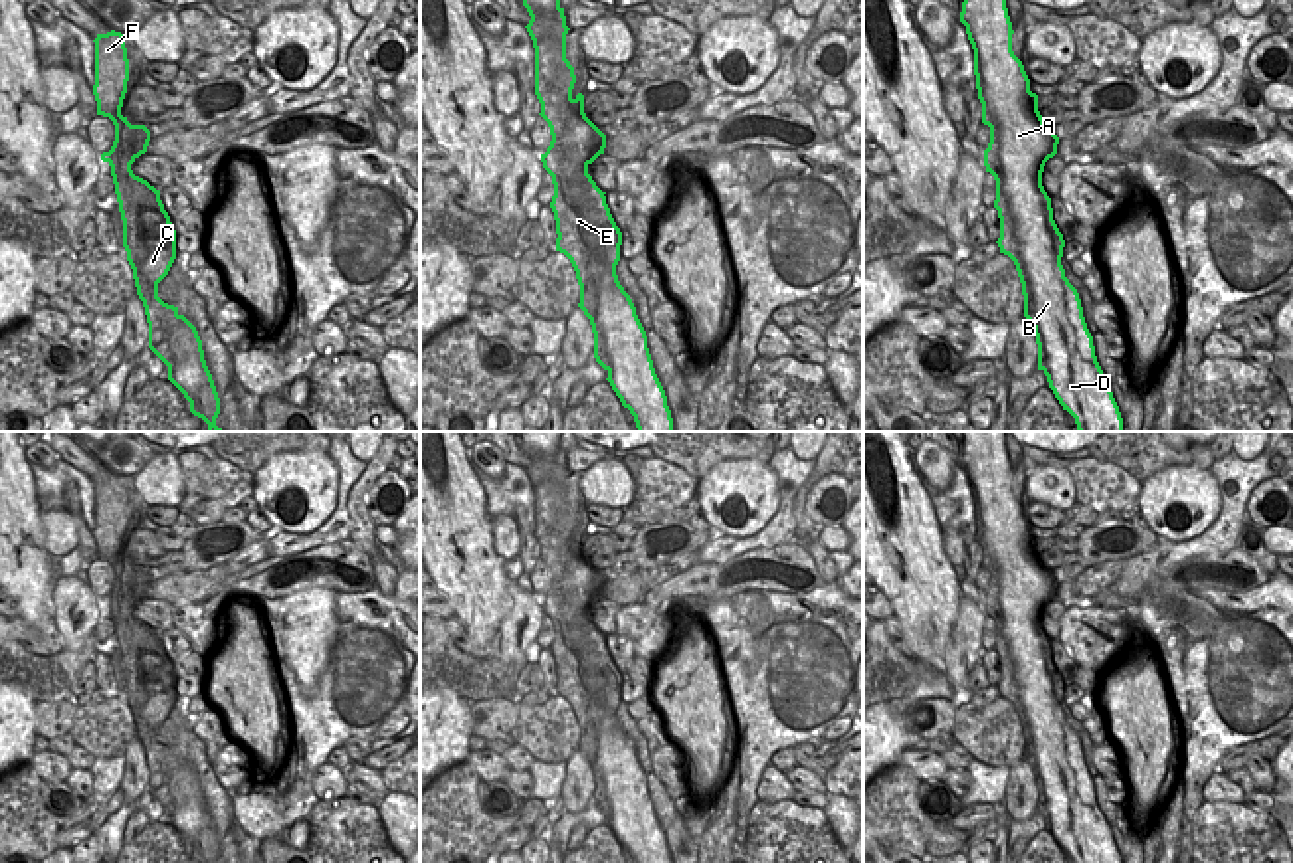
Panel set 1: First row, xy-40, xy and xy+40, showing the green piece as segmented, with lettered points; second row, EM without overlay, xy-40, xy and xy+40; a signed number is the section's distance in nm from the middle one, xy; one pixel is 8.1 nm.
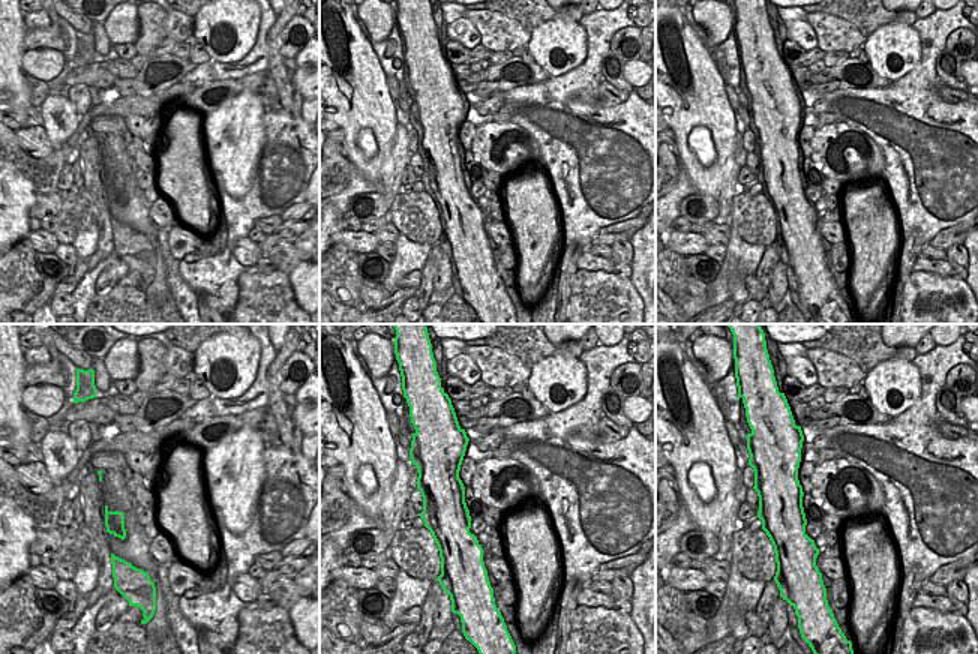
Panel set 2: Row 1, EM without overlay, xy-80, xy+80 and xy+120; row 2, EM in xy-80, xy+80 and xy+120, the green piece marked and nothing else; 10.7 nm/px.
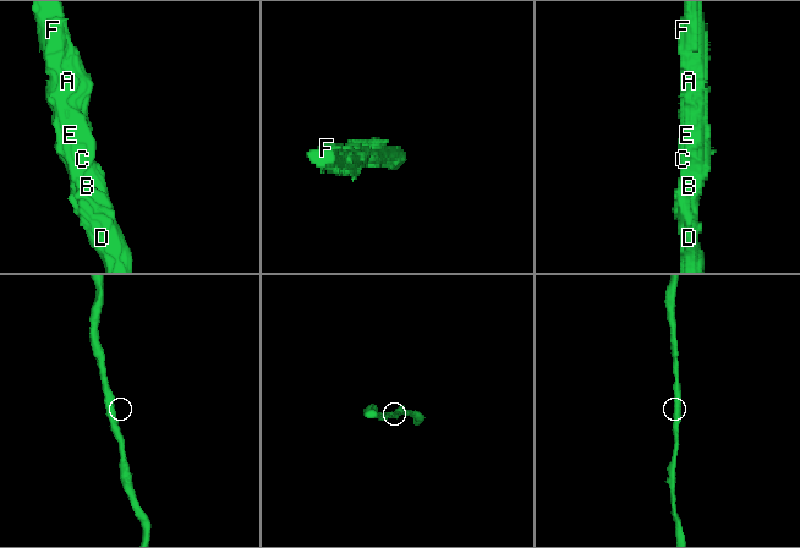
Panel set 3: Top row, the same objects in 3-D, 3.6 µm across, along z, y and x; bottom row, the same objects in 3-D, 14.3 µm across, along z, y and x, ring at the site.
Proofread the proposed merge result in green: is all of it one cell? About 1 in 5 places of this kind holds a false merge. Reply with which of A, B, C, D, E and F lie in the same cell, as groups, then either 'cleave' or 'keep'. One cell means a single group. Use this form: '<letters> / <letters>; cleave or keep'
A B C D E F; keep

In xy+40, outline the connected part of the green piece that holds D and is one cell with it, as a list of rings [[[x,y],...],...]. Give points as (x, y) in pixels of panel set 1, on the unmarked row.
[[[962,432],[962,435],[960,465],[974,493],[982,566],[990,570],[984,610],[996,623],[994,651],[1000,661],[996,687],[1000,697],[1014,705],[1022,726],[1024,760],[1032,766],[1038,788],[1038,814],[1047,819],[1055,841],[1075,863],[1123,863],[1097,806],[1079,736],[1061,709],[1065,683],[1053,663],[1051,641],[1042,629],[1044,610],[1057,598],[1059,580],[1044,566],[1038,538],[1030,534],[1024,509],[1012,495],[1014,473],[1004,432]]]

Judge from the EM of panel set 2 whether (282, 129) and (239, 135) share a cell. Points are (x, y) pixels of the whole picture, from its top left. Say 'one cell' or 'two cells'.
two cells

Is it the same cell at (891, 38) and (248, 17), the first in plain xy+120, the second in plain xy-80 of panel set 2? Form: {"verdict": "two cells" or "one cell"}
{"verdict": "one cell"}

